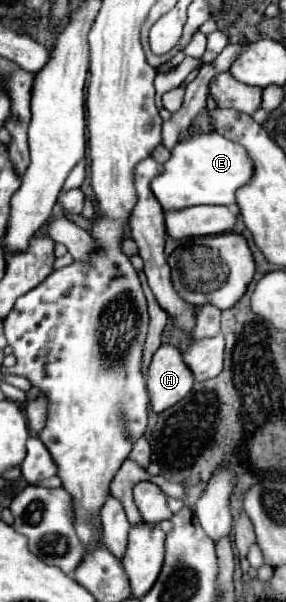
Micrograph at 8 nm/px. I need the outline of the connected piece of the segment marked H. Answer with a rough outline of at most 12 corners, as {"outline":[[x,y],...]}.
{"outline":[[172,344],[152,356],[146,382],[160,414],[192,392],[194,376]]}

